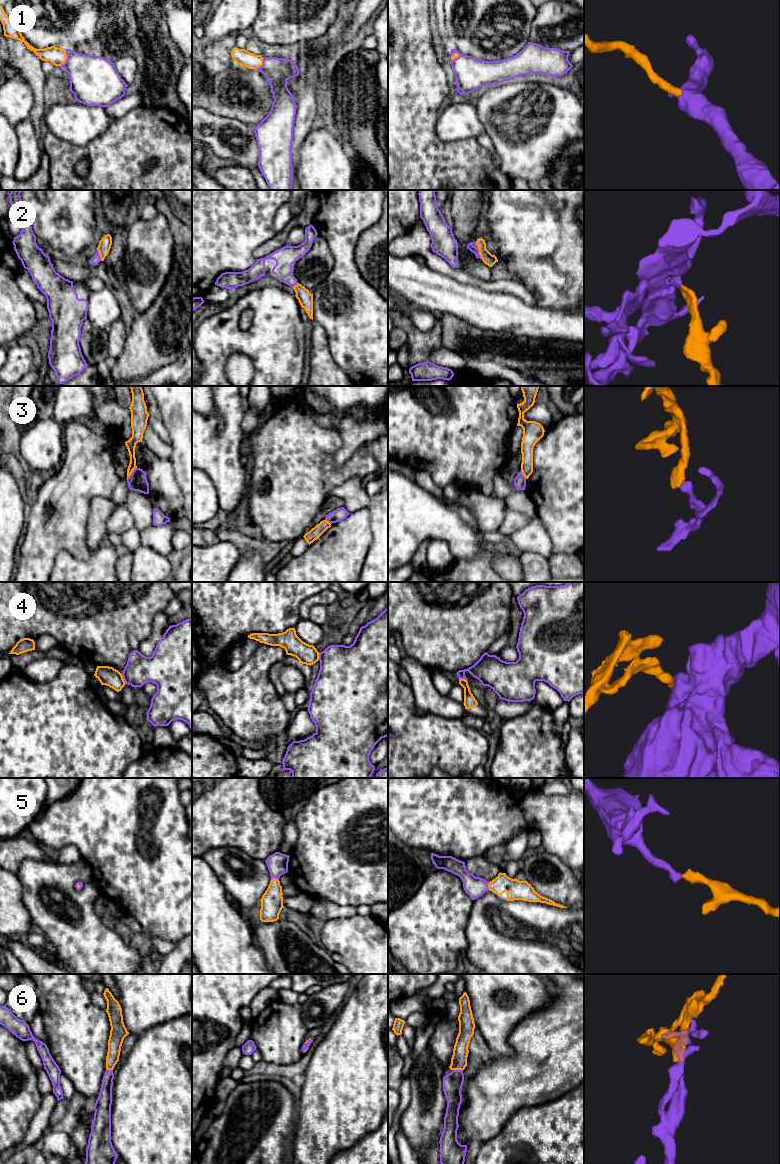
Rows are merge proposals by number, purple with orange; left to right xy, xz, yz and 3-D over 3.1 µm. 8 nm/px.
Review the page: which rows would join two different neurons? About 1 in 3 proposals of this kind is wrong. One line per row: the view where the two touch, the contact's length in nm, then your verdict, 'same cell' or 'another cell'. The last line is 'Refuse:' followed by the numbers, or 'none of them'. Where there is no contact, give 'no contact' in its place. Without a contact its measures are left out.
1: contact in xy; length 150 nm; same cell
2: contact in yz; length 130 nm; same cell
3: contact in xy; length 130 nm; another cell
4: contact in xy; length 90 nm; another cell
5: contact in xz; length 60 nm; same cell
6: contact in yz; length 80 nm; same cell
Refuse: 3, 4

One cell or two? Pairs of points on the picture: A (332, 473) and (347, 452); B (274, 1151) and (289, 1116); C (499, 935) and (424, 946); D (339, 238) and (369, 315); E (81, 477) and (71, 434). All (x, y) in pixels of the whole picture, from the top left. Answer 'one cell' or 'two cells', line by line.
A: two cells
B: one cell
C: two cells
D: one cell
E: one cell

